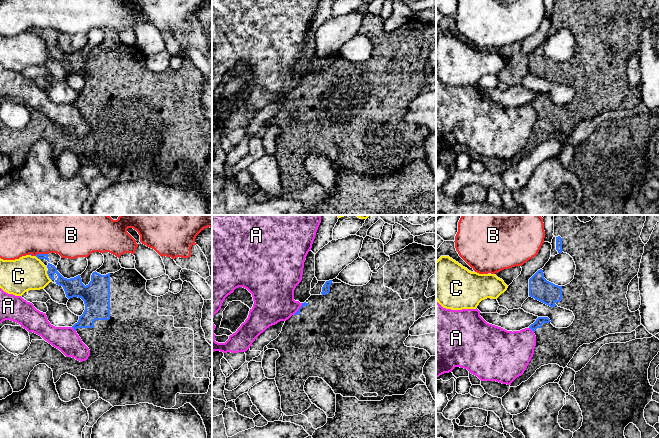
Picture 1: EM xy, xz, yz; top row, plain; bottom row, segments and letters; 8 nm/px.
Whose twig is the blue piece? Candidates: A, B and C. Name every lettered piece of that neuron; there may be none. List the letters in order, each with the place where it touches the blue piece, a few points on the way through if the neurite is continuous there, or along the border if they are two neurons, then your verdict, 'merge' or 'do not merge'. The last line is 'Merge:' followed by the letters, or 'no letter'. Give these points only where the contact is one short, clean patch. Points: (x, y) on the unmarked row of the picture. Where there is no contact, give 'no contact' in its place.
A: yz (531, 105) | do not merge
B: xy (41, 30) | along xy (47, 29), (37, 29), (35, 31) | do not merge
C: xy (48, 51) | along xy (46, 47), (51, 55) | do not merge
Merge: no letter

